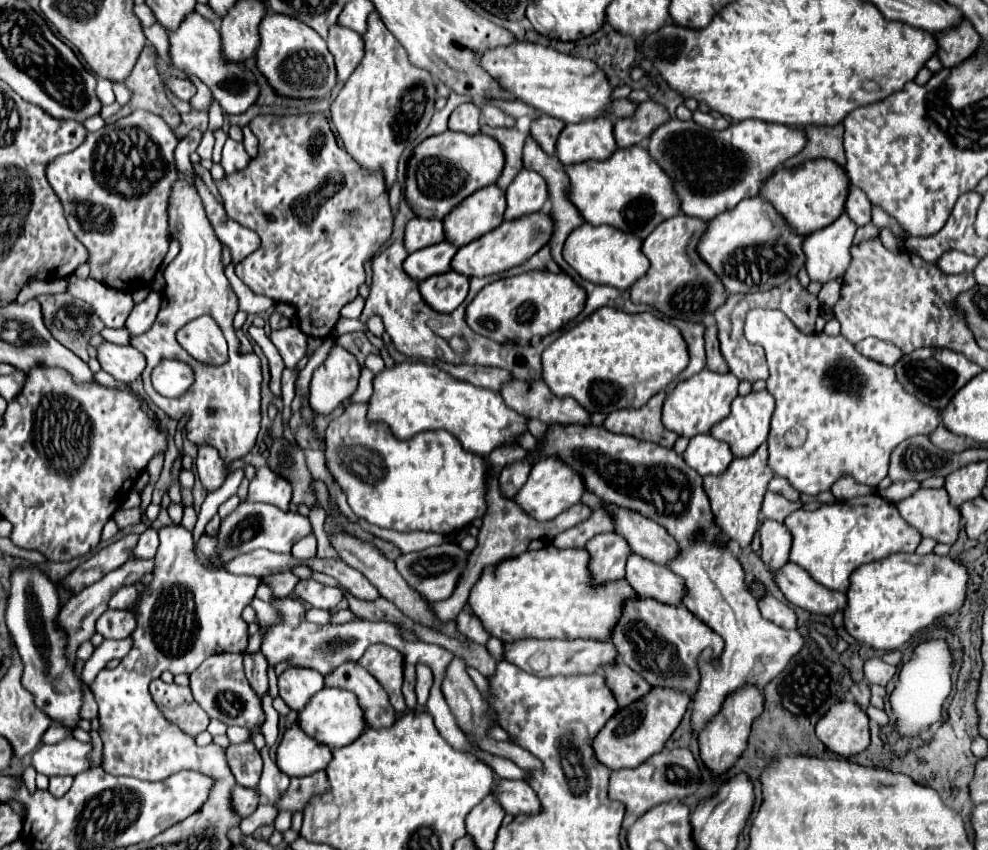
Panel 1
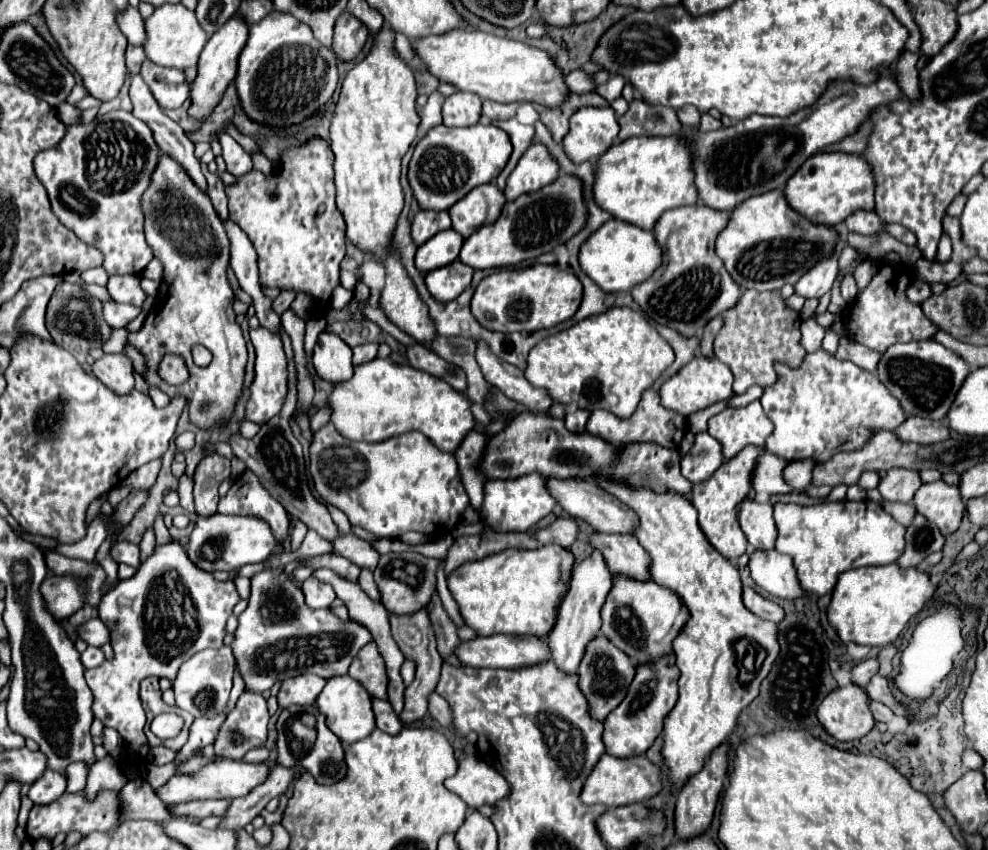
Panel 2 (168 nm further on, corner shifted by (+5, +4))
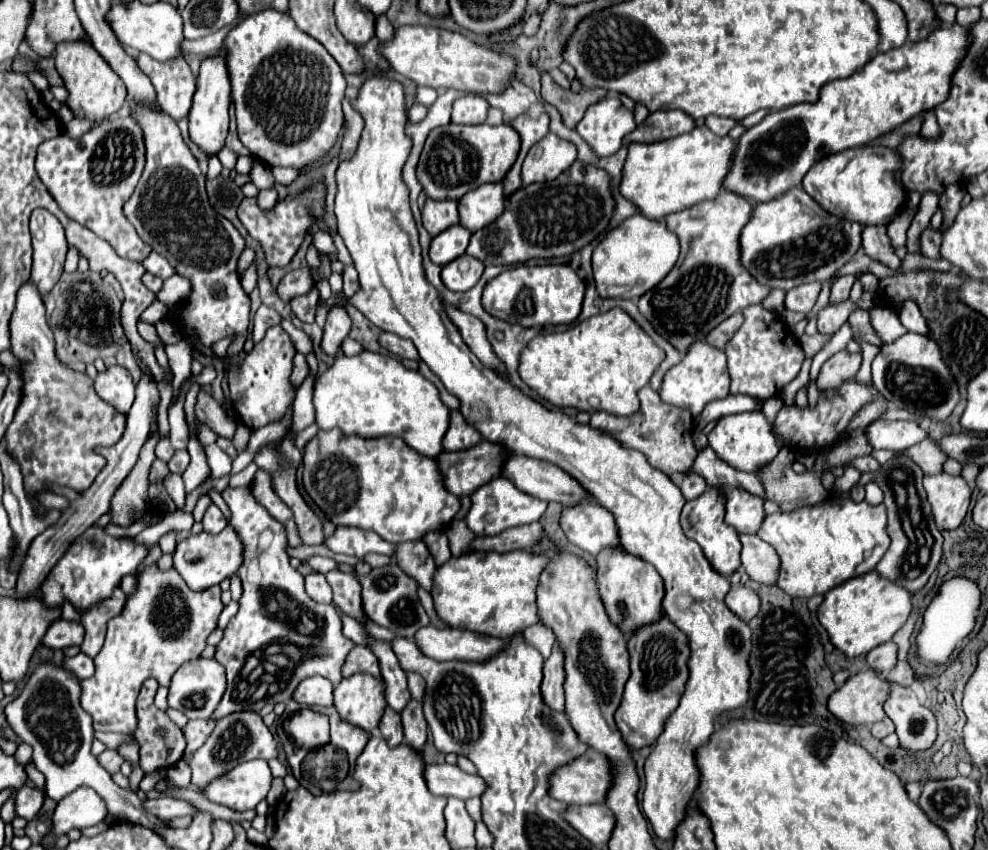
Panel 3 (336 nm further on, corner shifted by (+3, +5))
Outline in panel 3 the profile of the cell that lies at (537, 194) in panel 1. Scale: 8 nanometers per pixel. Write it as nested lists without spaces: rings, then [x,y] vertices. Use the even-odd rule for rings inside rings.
[[[547,133],[539,143],[531,147],[523,161],[523,185],[549,181],[567,171],[577,159],[577,149],[571,141],[561,139],[555,133]]]

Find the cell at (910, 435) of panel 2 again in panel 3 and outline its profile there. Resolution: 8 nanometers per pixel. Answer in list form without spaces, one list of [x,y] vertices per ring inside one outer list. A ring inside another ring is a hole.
[[[879,419],[867,425],[865,433],[873,449],[891,449],[891,451],[907,449],[929,437],[927,431],[913,421],[887,421],[887,419],[883,421]]]

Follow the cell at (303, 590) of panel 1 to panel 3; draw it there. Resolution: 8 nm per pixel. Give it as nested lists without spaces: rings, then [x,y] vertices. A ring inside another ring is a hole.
[[[321,573],[305,575],[305,591],[317,603],[331,603],[331,587]]]

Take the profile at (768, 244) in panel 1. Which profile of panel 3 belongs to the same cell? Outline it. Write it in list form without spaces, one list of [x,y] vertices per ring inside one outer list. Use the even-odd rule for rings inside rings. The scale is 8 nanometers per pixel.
[[[801,187],[785,195],[757,203],[751,221],[741,233],[743,267],[769,289],[789,291],[803,283],[827,281],[861,249],[863,225],[827,213]]]

